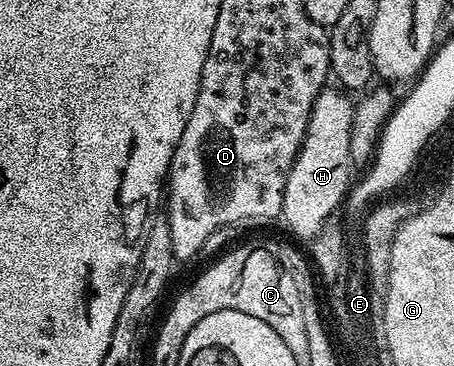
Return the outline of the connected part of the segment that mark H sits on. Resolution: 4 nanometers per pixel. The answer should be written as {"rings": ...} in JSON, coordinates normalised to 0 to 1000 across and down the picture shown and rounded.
{"rings":[[[718,238],[716,249],[698,262],[689,281],[689,298],[681,314],[676,366],[663,391],[663,407],[645,437],[641,464],[632,475],[632,508],[623,519],[623,563],[617,598],[628,601],[637,634],[674,661],[687,658],[694,645],[727,609],[725,587],[762,555],[762,536],[773,522],[773,489],[769,478],[782,467],[782,451],[773,432],[773,333],[778,331],[780,276],[767,273],[758,249],[740,238]]]}

